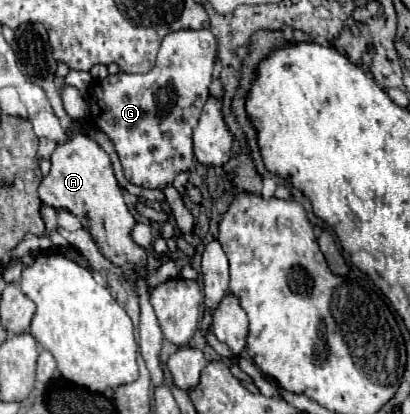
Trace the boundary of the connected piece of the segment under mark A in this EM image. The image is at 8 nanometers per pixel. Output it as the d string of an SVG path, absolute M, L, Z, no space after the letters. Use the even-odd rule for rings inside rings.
M80 129L70 131L66 143L56 147L56 151L52 153L52 169L42 179L38 187L38 195L44 205L70 211L92 235L100 253L122 269L130 285L136 285L138 277L148 275L146 271L148 251L138 243L134 243L132 239L132 229L136 225L136 219L128 211L122 199L122 191L112 173L110 159L94 139L84 135L84 131Z

